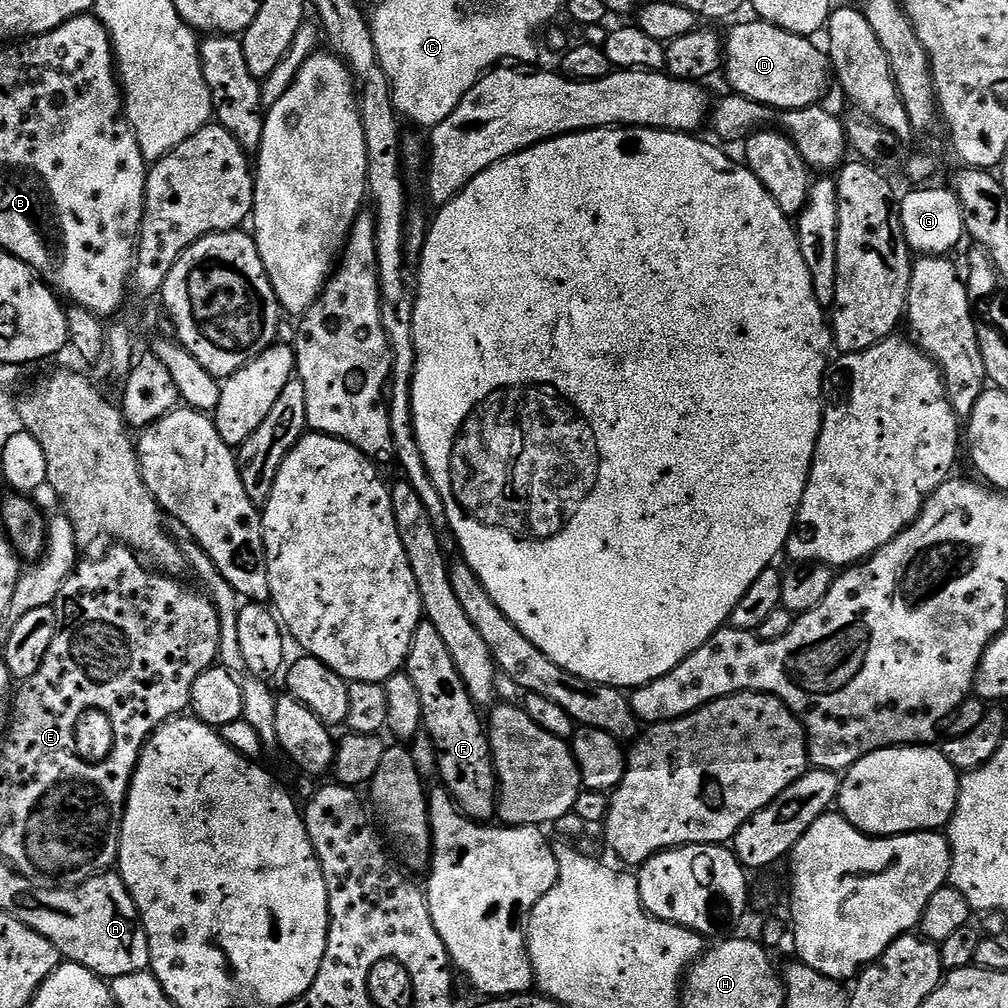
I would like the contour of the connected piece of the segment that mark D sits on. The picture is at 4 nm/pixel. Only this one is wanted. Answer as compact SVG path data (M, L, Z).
M753 20L754 22L750 24L736 24L732 29L729 30L728 36L726 32L726 39L723 41L724 45L724 62L722 65L722 76L728 79L728 84L733 93L738 96L745 96L750 98L751 101L756 101L760 105L767 106L770 110L781 111L792 111L794 109L804 109L810 106L817 105L822 99L820 99L825 90L826 84L829 80L830 82L830 61L827 57L827 53L820 47L815 46L816 43L813 39L809 37L804 37L800 35L790 34L788 31L782 30L780 27L774 27L773 24L766 23L761 20Z

